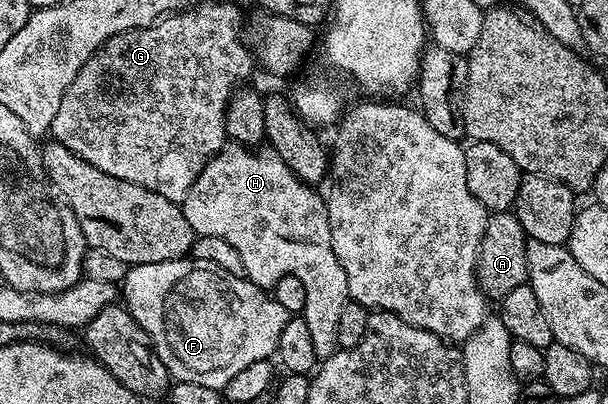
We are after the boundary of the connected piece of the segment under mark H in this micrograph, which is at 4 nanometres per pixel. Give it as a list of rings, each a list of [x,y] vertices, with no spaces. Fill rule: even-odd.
[[[229,142],[205,163],[181,209],[197,236],[223,238],[223,242],[235,246],[246,270],[253,271],[254,268],[257,272],[266,272],[270,278],[294,276],[303,282],[303,290],[307,290],[307,307],[303,315],[307,326],[311,326],[317,359],[322,361],[338,351],[339,314],[343,314],[343,306],[350,303],[350,298],[347,274],[332,246],[329,205],[326,197],[317,191],[314,185],[299,179],[272,148],[261,146],[250,150],[246,145]]]

